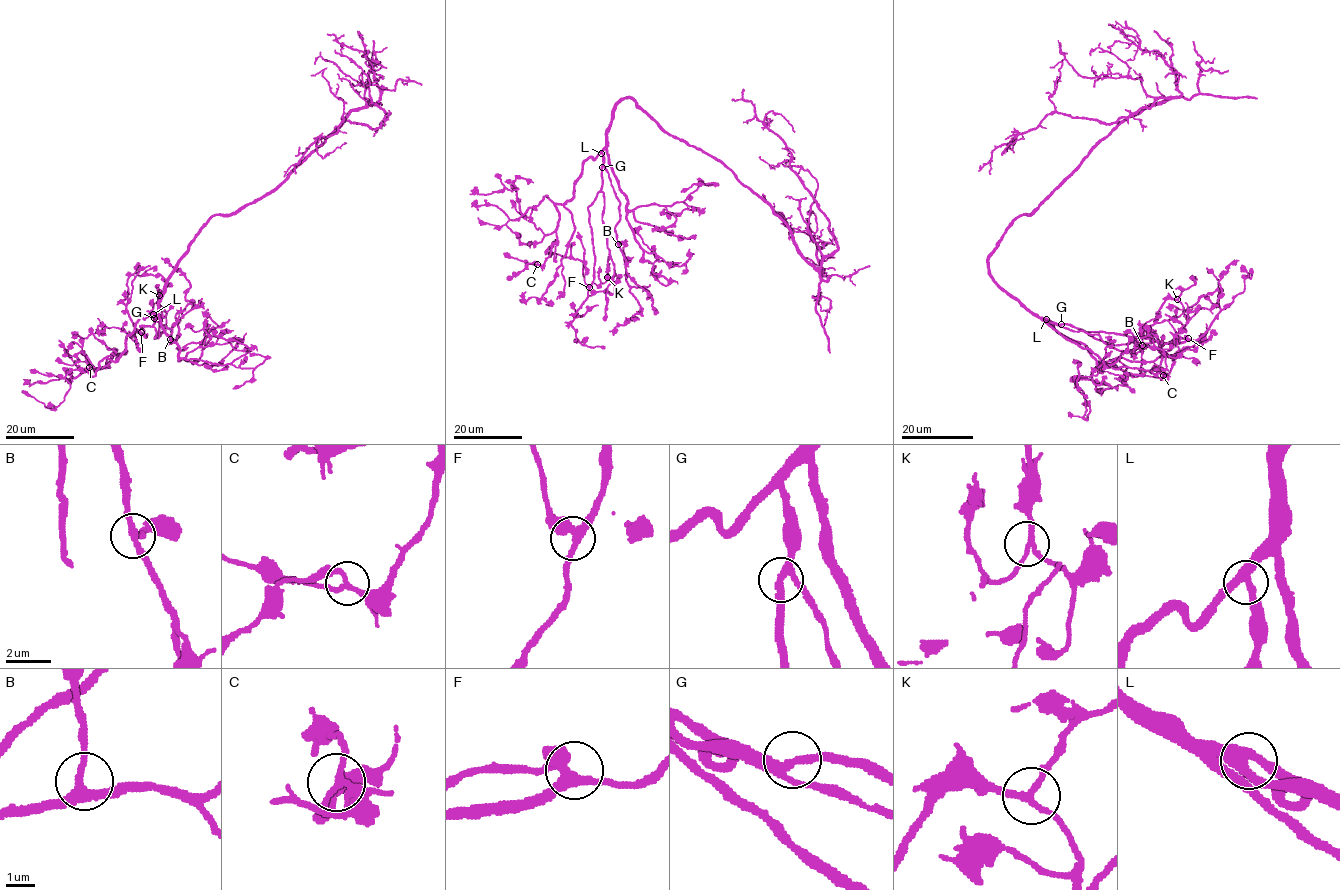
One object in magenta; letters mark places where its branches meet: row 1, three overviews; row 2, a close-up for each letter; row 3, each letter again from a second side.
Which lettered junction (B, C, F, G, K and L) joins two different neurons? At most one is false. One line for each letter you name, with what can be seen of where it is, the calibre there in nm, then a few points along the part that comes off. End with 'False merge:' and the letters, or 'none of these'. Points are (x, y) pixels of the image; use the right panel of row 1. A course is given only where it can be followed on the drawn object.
False merge: none of these

